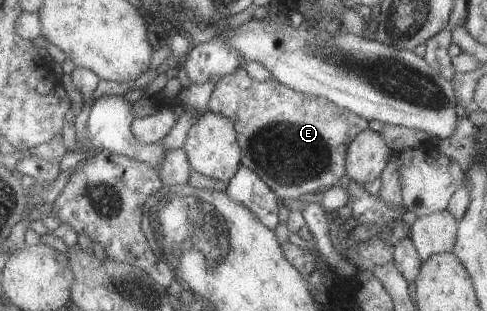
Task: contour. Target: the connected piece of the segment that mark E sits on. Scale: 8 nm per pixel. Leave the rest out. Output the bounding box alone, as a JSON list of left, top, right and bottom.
[208,67,369,199]

